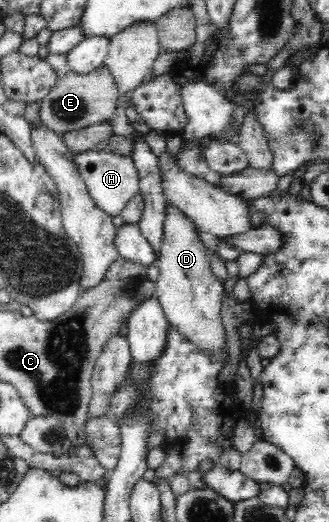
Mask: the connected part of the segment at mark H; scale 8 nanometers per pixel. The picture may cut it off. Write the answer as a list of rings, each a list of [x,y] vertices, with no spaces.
[[[88,150],[76,154],[73,163],[84,178],[90,198],[95,201],[96,207],[112,217],[120,215],[128,201],[139,193],[139,173],[130,156],[113,154],[110,150],[97,152]]]

